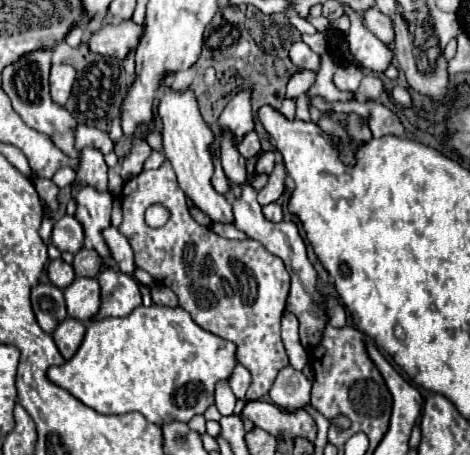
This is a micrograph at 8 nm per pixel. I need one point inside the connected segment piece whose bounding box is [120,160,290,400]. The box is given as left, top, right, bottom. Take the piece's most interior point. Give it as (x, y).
(235, 289)

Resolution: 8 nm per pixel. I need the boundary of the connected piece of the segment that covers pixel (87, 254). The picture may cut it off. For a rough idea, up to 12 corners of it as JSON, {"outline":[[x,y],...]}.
{"outline":[[82,248],[74,254],[76,276],[96,276],[100,256]]}

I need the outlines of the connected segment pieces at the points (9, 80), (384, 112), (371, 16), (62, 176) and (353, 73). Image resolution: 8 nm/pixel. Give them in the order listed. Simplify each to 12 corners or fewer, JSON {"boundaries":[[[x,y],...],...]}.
{"boundaries":[[[52,50],[2,70],[2,90],[30,128],[78,156],[76,120],[50,100]],[[324,102],[320,110],[358,112],[372,126],[372,136],[404,136],[398,116],[378,102]],[[378,8],[364,12],[366,26],[386,44],[394,44],[392,20]],[[60,168],[52,182],[58,188],[70,186],[74,182],[72,168]],[[358,66],[338,68],[334,84],[338,90],[356,90],[362,80]]]}

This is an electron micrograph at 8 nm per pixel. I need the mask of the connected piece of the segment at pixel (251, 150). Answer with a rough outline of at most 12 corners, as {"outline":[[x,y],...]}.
{"outline":[[256,132],[244,136],[238,146],[246,160],[260,152]]}

